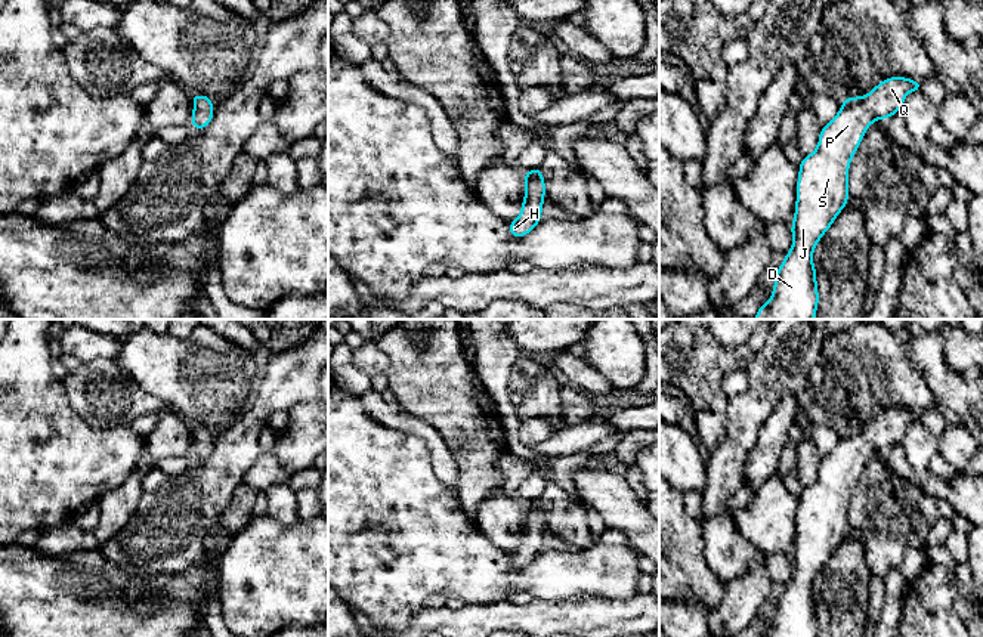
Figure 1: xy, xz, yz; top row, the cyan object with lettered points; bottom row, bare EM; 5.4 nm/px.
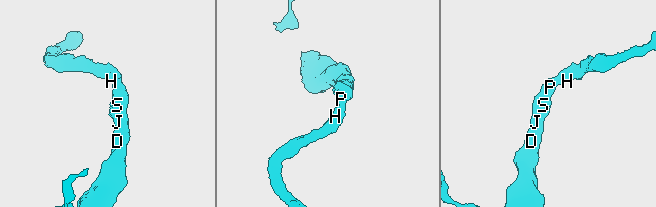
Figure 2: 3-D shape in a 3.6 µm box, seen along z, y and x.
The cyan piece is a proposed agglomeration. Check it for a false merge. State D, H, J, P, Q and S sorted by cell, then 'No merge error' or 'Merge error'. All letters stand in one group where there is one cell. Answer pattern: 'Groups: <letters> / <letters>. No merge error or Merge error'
Groups: D H J P Q S. No merge error

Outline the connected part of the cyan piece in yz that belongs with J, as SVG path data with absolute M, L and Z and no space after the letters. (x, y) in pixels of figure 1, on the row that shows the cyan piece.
M890 77L877 84L866 96L844 98L838 114L832 121L823 124L819 133L816 149L803 157L798 166L797 201L794 222L791 225L792 247L785 260L775 272L772 299L758 307L754 319L814 319L819 303L816 268L813 265L813 250L820 238L831 228L835 217L847 205L848 167L856 149L868 130L877 120L885 120L899 114L905 98L911 92L922 89L918 83L906 77Z

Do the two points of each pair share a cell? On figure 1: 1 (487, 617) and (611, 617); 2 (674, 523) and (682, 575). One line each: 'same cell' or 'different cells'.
1: same cell
2: same cell

